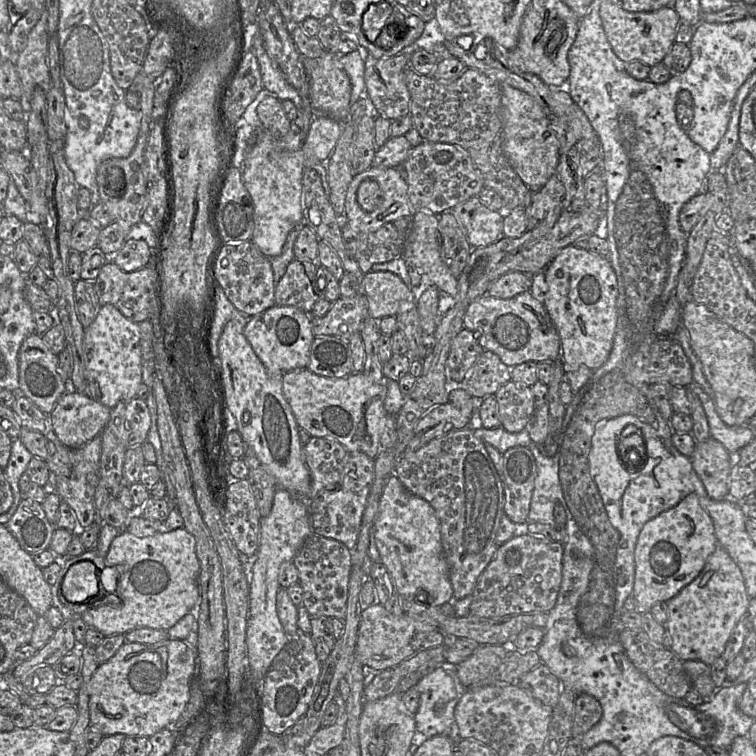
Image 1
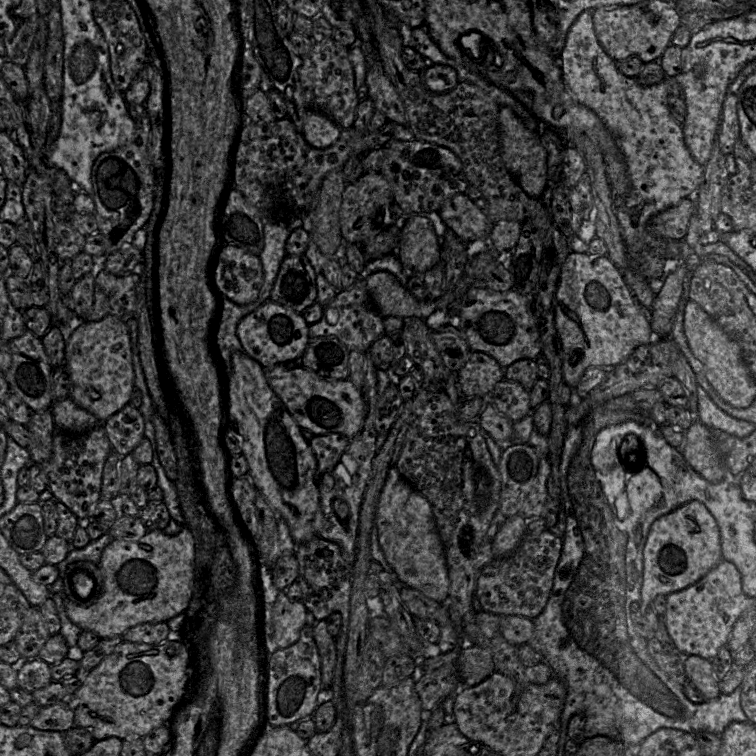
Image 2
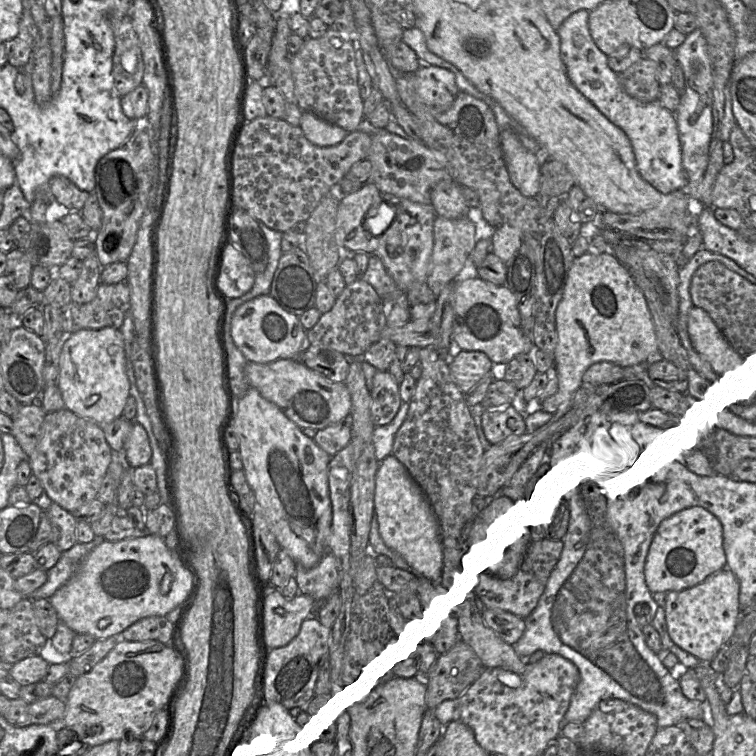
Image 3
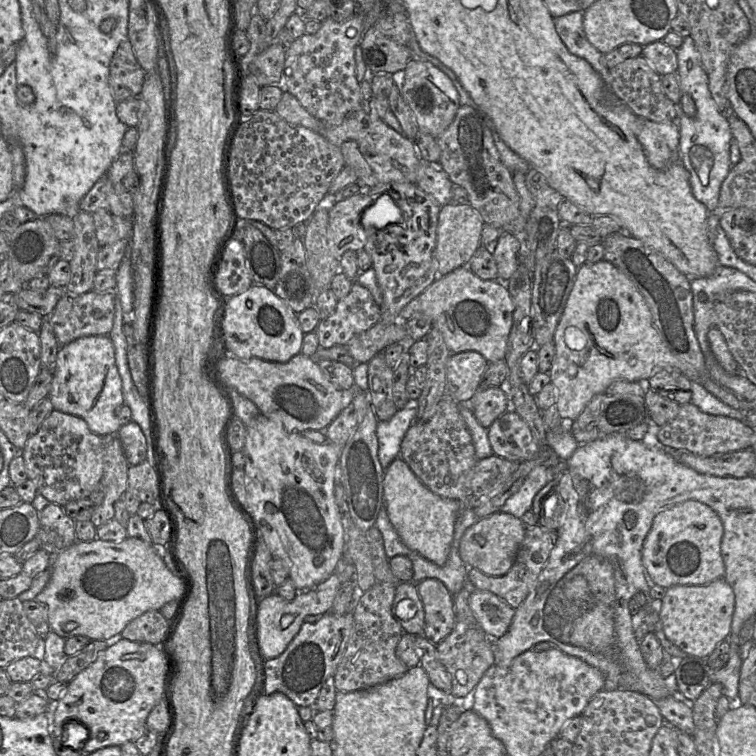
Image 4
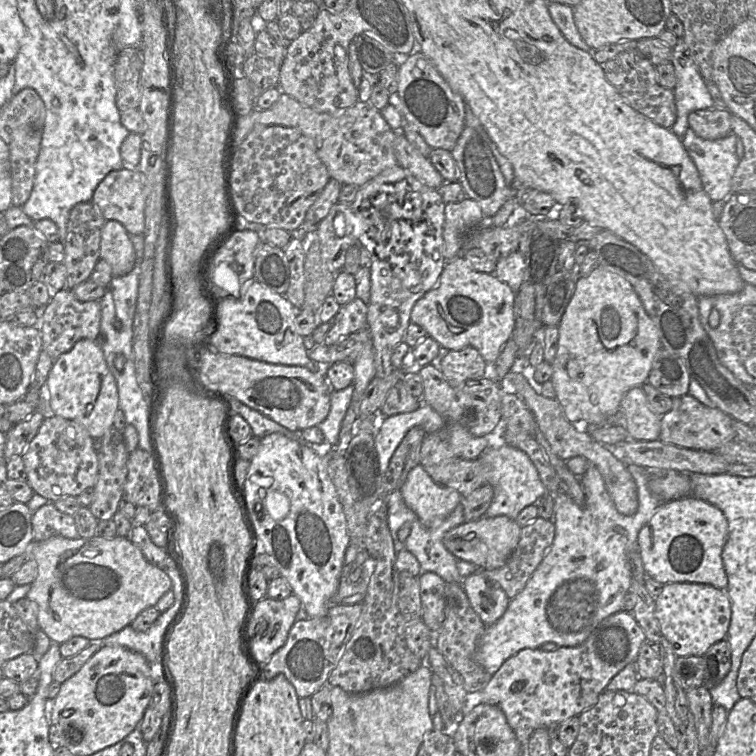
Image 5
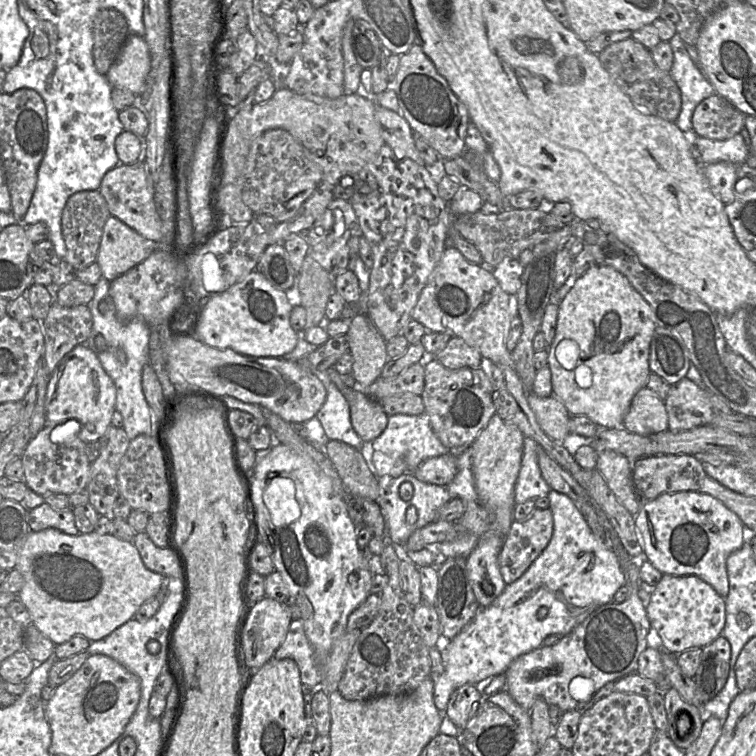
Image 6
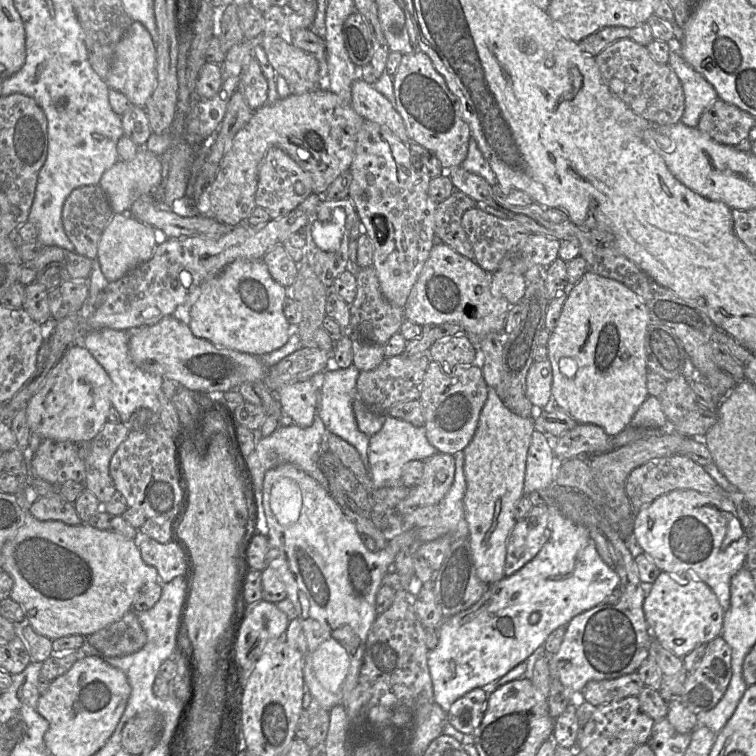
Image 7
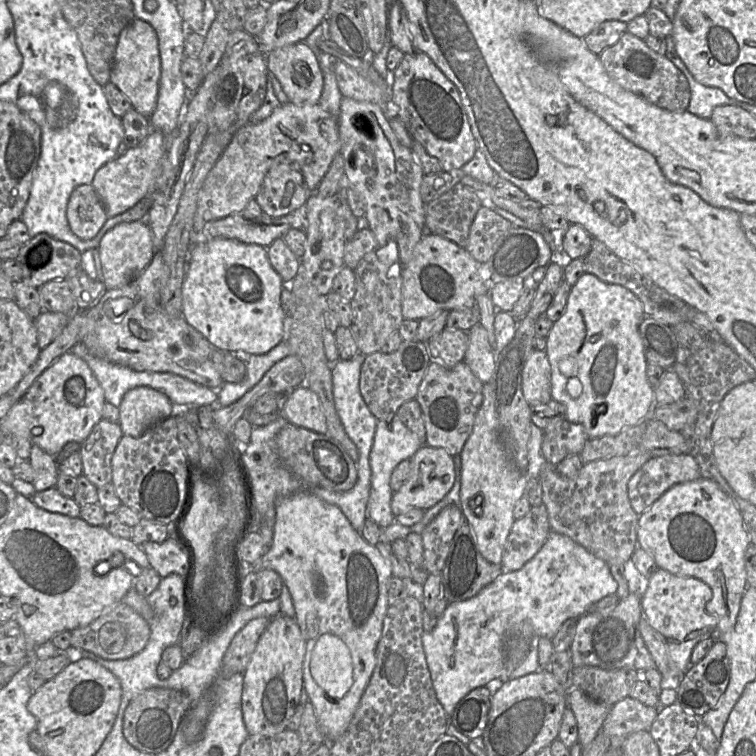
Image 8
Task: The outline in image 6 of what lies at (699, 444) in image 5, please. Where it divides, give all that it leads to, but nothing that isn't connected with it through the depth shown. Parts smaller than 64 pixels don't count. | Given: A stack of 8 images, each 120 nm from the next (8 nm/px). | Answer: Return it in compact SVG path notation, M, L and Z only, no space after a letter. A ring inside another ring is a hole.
M686 377L669 387L664 406L671 432L712 424L714 413L707 390L699 389Z

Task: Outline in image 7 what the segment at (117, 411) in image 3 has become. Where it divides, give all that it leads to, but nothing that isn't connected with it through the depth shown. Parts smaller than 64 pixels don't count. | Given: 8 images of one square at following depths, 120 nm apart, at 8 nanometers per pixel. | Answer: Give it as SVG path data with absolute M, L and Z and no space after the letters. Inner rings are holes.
M72 345L27 403L30 431L37 432L43 439L61 442L91 441L108 421L111 387L109 375L93 355L83 345Z

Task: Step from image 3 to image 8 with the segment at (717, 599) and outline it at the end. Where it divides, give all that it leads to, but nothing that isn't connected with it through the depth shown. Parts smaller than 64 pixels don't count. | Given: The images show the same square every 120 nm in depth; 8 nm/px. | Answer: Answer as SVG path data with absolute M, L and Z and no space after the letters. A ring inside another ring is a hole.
M658 568L647 580L641 595L642 614L667 648L673 679L680 680L691 665L695 645L716 635L717 618L707 610L711 599L711 588L698 578L677 576Z

